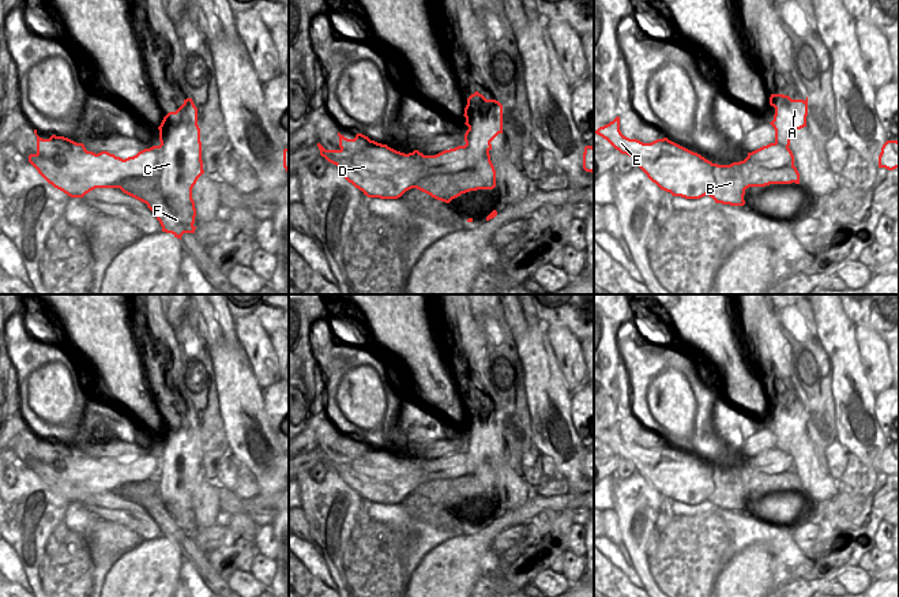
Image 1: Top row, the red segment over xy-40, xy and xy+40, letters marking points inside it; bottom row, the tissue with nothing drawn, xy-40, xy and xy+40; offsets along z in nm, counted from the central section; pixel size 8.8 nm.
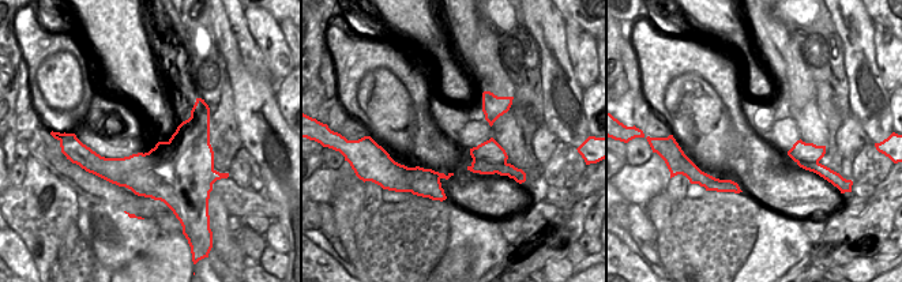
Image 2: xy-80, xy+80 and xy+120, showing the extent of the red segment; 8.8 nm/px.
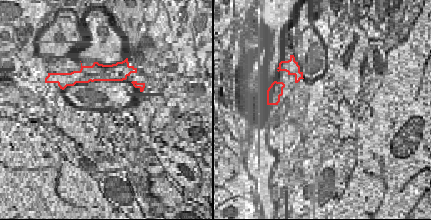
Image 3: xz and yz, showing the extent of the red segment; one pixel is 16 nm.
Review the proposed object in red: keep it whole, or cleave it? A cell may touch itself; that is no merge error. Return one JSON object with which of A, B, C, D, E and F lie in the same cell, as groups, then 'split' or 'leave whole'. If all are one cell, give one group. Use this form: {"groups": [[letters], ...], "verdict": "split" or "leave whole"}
{"groups": [["A", "B", "C", "F"], ["D", "E"]], "verdict": "split"}

